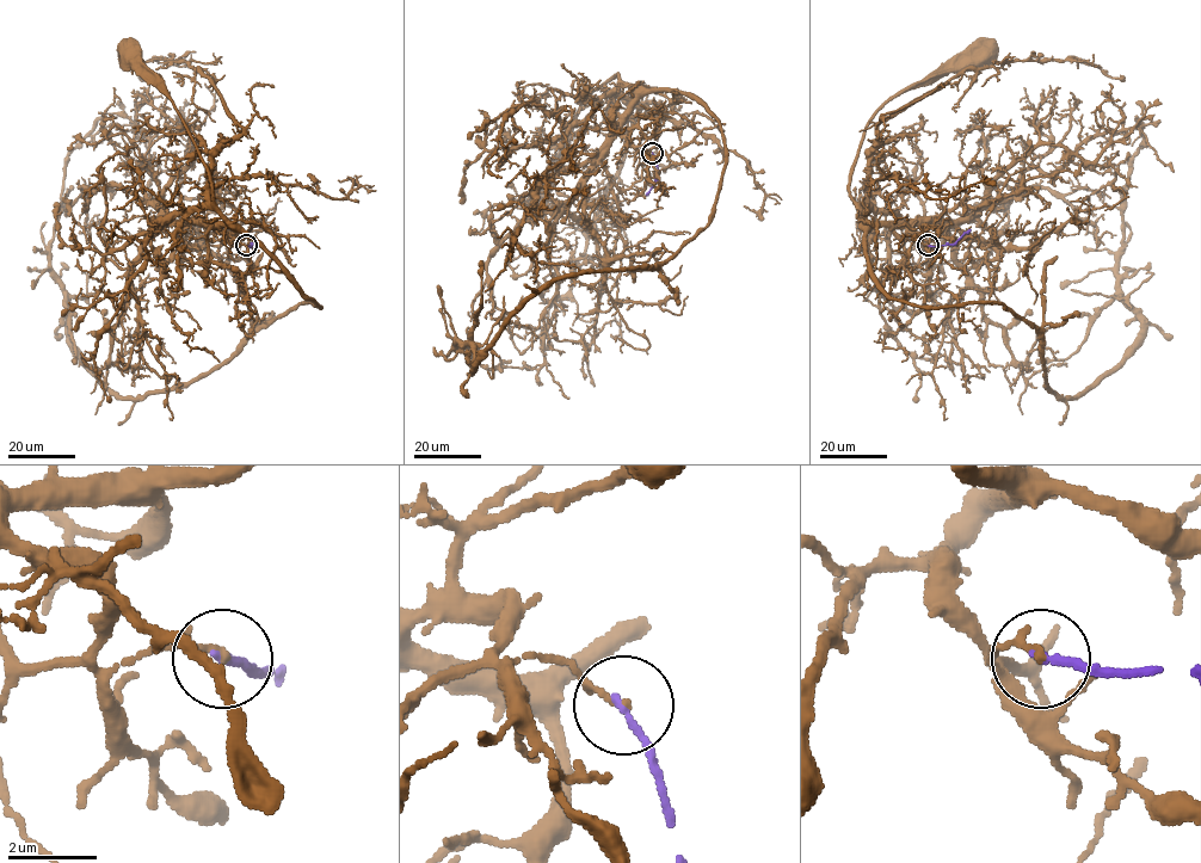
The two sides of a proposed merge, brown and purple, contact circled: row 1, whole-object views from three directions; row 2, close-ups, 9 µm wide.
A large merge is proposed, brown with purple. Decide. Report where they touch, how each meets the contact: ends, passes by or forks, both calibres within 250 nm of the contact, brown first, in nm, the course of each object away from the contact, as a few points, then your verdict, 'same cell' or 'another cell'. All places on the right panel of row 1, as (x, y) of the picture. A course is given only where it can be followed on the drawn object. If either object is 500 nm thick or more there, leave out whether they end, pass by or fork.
at (928, 245); brown ends there; purple ends there; 140 nm thick on the brown side, 180 nm on the other; brown runs (928, 246), (906, 227), (864, 222), (850, 195), (850, 172), (867, 127), (887, 102), (973, 53), (979, 57); purple runs (928, 246), (954, 244), (971, 229); another cell

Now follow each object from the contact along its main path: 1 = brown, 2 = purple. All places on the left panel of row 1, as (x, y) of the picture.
1: (247, 246), (239, 246), (215, 227), (227, 222), (215, 204), (209, 172), (188, 127), (129, 53), (130, 57)
2: (247, 246), (251, 244), (240, 229)

